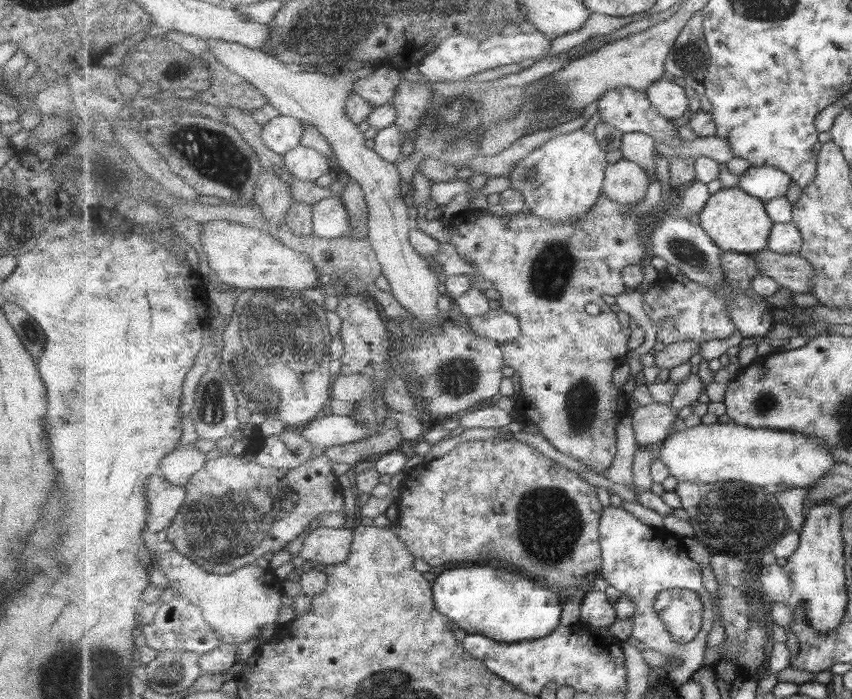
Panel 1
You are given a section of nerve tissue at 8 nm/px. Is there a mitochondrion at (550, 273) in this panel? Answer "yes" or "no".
yes

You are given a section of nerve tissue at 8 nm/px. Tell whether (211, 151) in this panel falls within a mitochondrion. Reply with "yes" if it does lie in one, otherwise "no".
yes

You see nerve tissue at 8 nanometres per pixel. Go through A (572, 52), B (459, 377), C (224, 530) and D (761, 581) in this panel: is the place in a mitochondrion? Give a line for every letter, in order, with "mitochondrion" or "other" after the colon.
A: other
B: mitochondrion
C: mitochondrion
D: other

